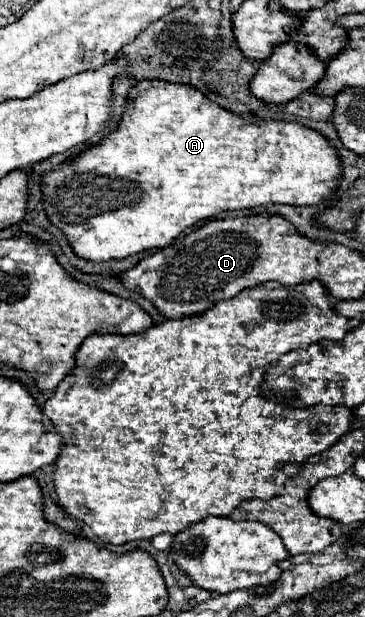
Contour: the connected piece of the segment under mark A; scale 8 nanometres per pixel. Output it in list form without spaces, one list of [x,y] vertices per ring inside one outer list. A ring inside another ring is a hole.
[[[142,80],[136,86],[130,88],[128,92],[128,106],[124,110],[124,116],[118,124],[118,128],[110,134],[106,134],[96,146],[84,150],[70,162],[62,162],[58,168],[52,172],[46,172],[42,176],[42,204],[48,220],[60,228],[70,242],[74,254],[78,258],[90,260],[90,262],[106,262],[114,258],[126,258],[130,254],[138,254],[150,248],[164,248],[174,242],[174,238],[198,224],[200,220],[208,220],[220,212],[226,210],[244,210],[244,208],[256,208],[256,206],[268,206],[268,204],[292,204],[292,206],[314,206],[336,190],[340,184],[340,158],[338,152],[328,144],[328,140],[318,134],[312,128],[306,128],[296,122],[284,122],[284,120],[262,120],[262,118],[242,118],[238,114],[232,114],[218,104],[210,102],[204,94],[198,94],[196,88],[186,86],[186,84],[172,84],[164,80]]]

